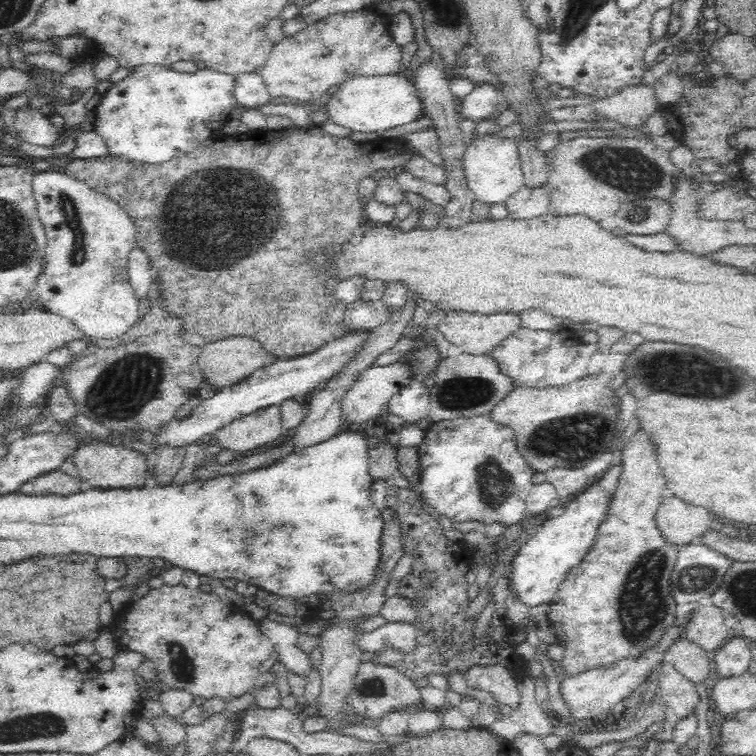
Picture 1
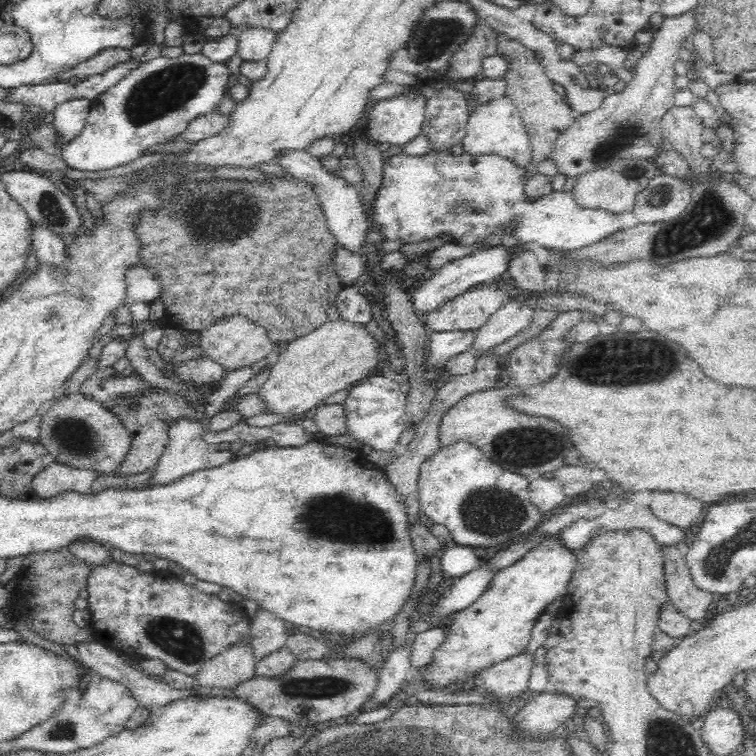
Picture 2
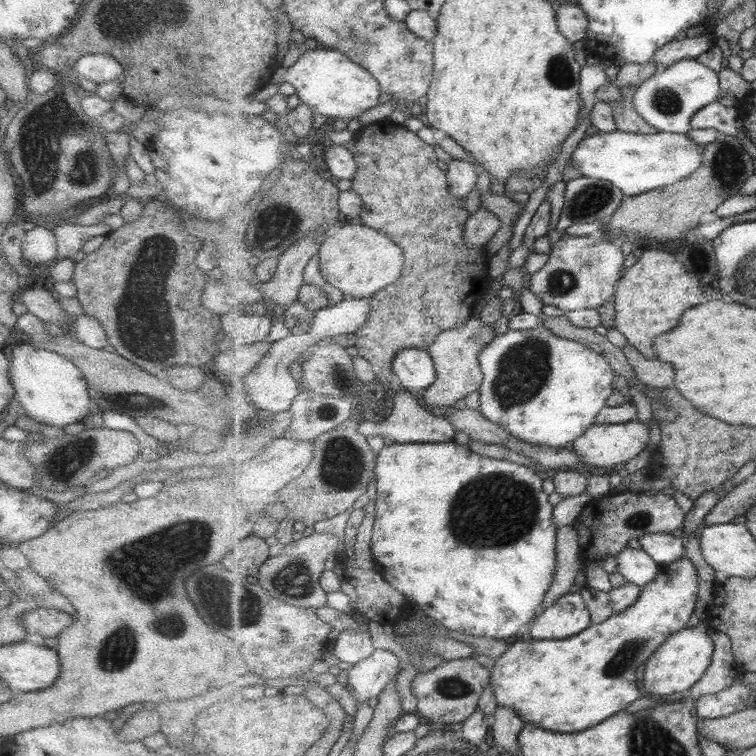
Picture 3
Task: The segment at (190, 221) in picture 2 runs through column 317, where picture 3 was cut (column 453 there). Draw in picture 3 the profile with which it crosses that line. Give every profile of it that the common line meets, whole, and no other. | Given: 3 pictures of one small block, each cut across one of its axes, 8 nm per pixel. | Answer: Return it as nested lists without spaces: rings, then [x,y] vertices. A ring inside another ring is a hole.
[[[383,120],[364,126],[356,138],[354,149],[357,160],[357,173],[352,181],[352,189],[361,195],[363,212],[360,218],[362,224],[371,226],[375,230],[383,230],[389,234],[391,240],[399,242],[405,250],[405,270],[403,278],[395,282],[395,288],[401,296],[387,296],[387,290],[381,290],[370,299],[372,310],[364,327],[356,332],[354,346],[358,354],[371,362],[377,380],[383,388],[389,388],[390,373],[394,372],[393,362],[395,354],[409,348],[429,350],[436,338],[445,330],[463,326],[479,300],[489,292],[492,279],[487,273],[492,257],[487,255],[485,248],[471,249],[465,243],[466,222],[470,217],[464,202],[459,201],[451,193],[448,182],[448,171],[441,170],[440,161],[435,155],[433,145],[427,144],[416,132],[411,132],[403,126],[389,125]]]

